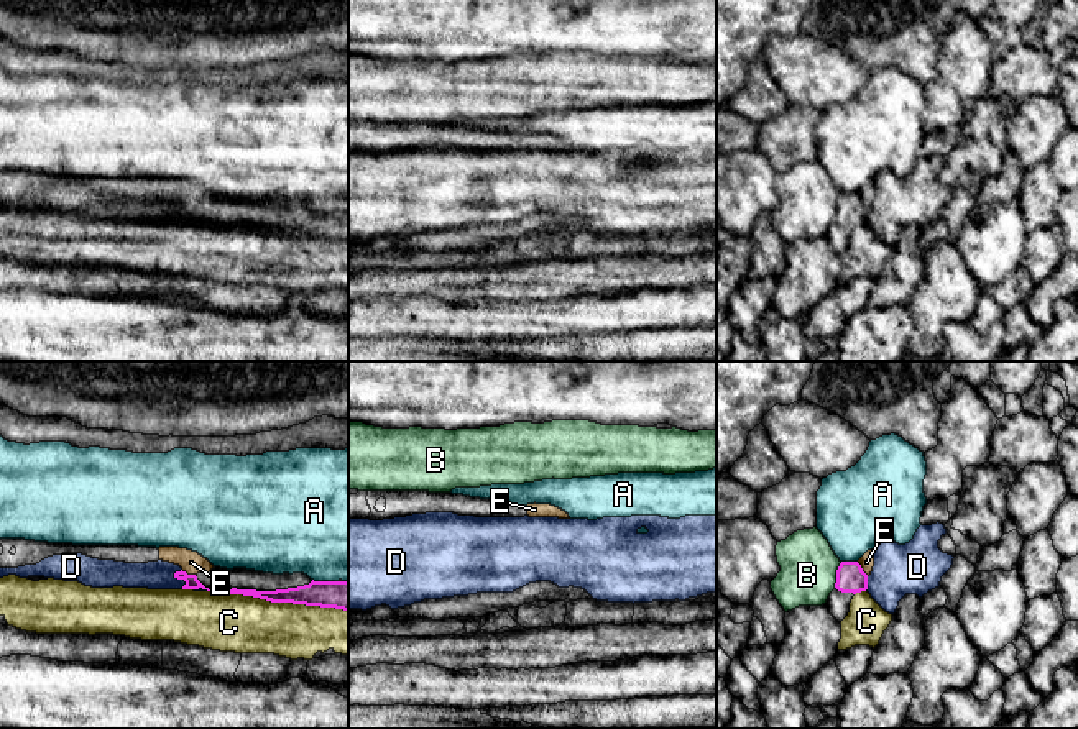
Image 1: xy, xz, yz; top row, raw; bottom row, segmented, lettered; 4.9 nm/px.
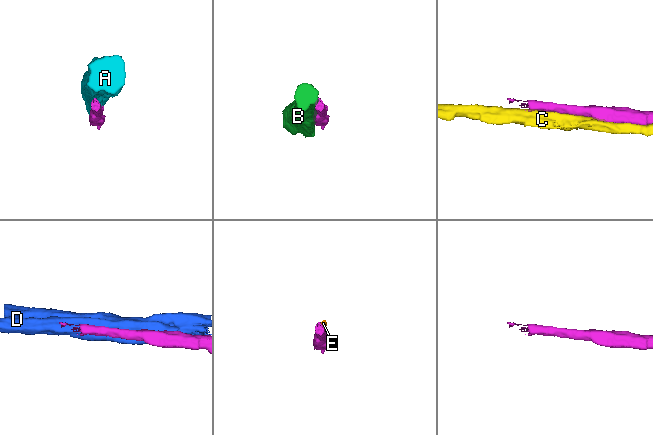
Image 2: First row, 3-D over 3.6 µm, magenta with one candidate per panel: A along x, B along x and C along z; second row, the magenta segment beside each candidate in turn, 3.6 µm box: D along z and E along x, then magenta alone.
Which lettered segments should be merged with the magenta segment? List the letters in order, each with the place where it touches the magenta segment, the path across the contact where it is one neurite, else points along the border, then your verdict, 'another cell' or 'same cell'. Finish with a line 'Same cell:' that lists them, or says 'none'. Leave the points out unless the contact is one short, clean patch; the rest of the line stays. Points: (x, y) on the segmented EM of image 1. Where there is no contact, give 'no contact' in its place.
A: contact yz (850, 562); another cell
B: contact yz (837, 575); another cell
C: contact xy (278, 601); another cell
D: contact xy (179, 578); another cell
E: contact yz (861, 568); same cell
Same cell: E

